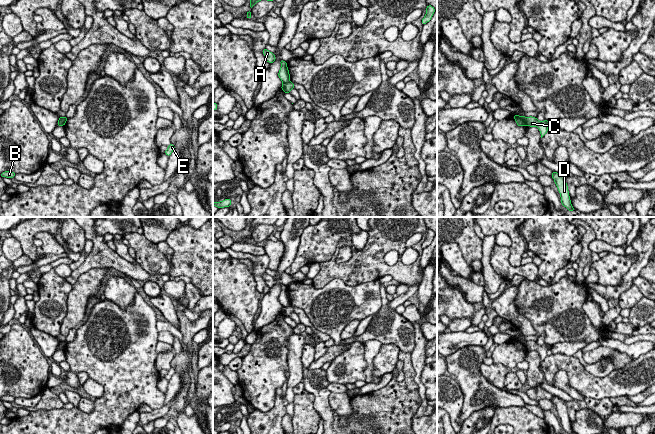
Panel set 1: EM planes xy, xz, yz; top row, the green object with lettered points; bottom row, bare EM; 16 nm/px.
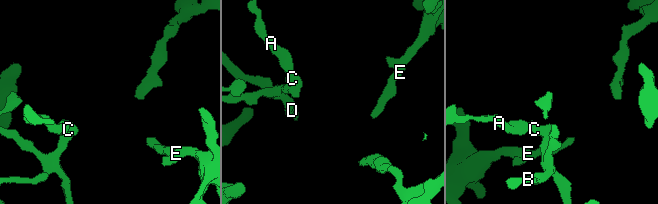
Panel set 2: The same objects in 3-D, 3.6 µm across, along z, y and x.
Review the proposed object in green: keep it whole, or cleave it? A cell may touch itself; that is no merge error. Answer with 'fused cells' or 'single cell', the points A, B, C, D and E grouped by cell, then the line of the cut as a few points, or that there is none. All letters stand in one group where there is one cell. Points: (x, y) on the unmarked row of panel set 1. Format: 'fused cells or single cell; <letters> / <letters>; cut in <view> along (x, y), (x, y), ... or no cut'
fused cells; A E / B C D; cut in yz along (525, 341), (527, 348)

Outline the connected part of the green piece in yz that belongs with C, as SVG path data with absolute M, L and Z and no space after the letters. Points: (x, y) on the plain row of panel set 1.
M532 340L526 341L526 344L527 344L527 350L539 352L539 355L541 357L541 362L547 357L548 350L551 349L551 346L547 344L540 346L537 342Z

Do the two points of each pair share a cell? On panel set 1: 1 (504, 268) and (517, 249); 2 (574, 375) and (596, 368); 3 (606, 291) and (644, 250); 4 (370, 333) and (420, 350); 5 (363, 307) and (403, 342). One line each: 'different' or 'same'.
1: different
2: different
3: same
4: different
5: different

